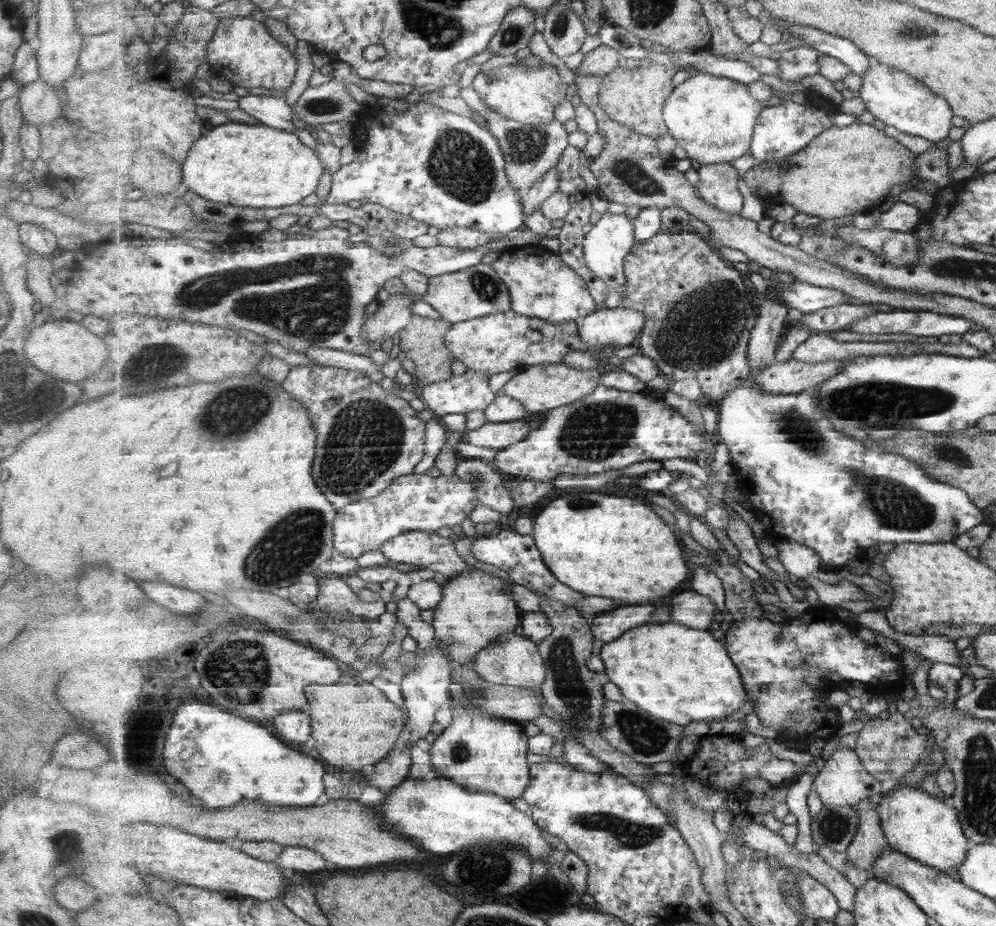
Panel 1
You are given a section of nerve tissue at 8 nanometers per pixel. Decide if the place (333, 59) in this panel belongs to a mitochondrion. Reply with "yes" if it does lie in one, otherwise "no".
no

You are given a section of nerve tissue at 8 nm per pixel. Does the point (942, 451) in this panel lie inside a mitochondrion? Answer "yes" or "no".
yes

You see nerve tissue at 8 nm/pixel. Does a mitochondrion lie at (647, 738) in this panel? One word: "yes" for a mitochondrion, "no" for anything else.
yes

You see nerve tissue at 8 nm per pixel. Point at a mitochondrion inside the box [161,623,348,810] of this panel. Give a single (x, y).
(239, 670)

